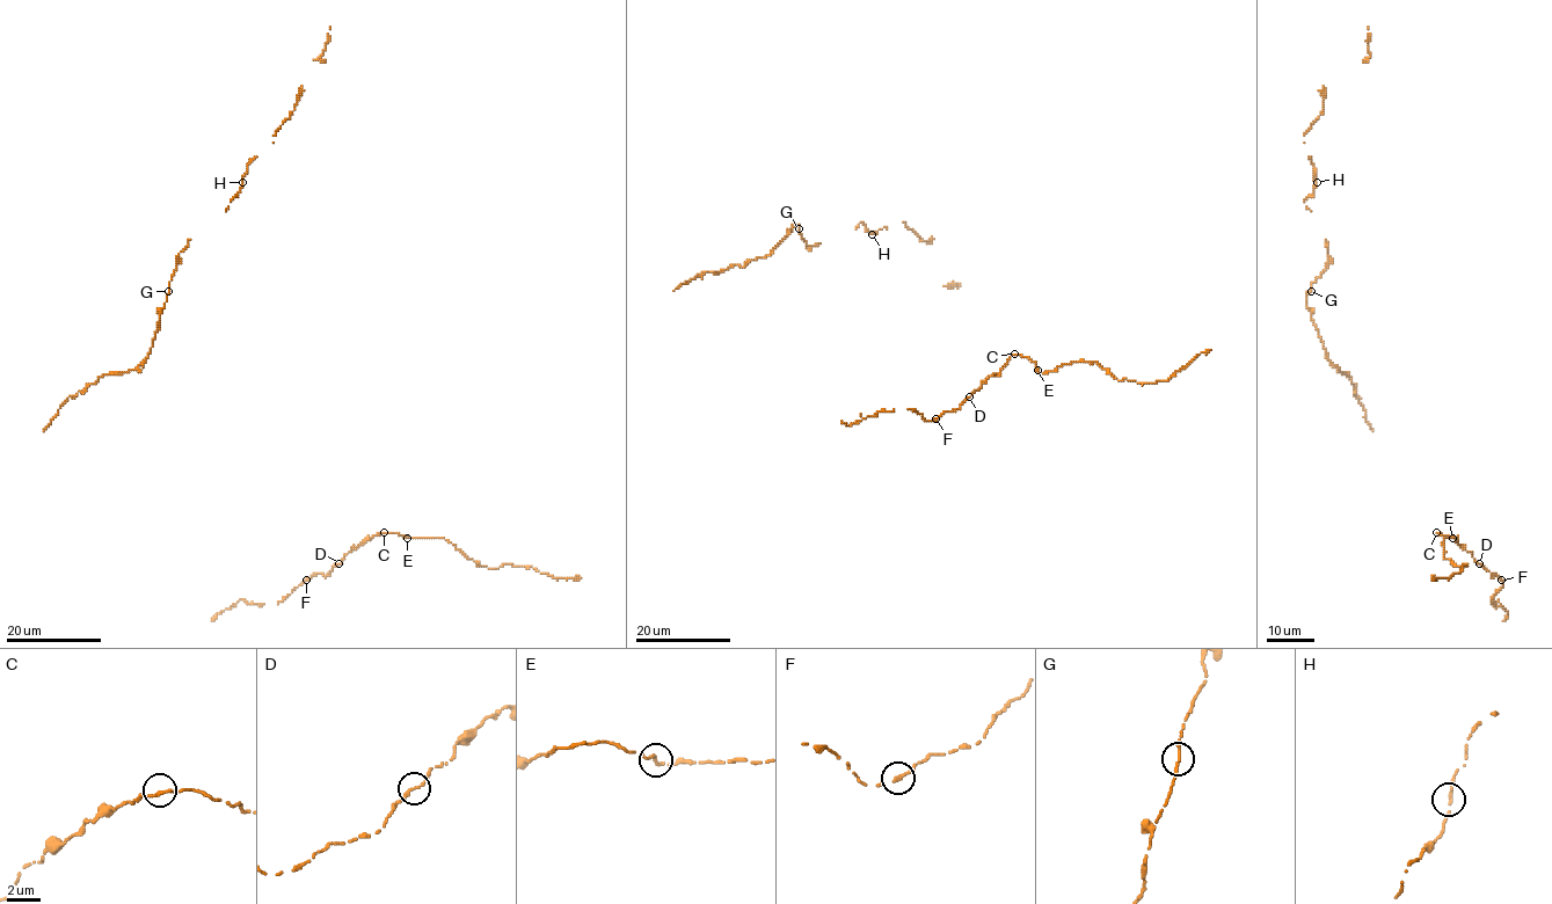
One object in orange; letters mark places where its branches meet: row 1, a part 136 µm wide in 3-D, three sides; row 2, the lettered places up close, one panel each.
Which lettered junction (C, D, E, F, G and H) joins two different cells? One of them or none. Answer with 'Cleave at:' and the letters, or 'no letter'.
Cleave at: no letter

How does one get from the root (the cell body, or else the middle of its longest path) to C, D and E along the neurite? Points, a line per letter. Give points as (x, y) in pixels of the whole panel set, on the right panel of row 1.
C: (1501, 581), (1494, 574), (1492, 576), (1454, 537), (1436, 532)
D: (1501, 581), (1479, 563)
E: (1501, 581), (1494, 574), (1492, 576), (1454, 537), (1436, 532), (1452, 537)

